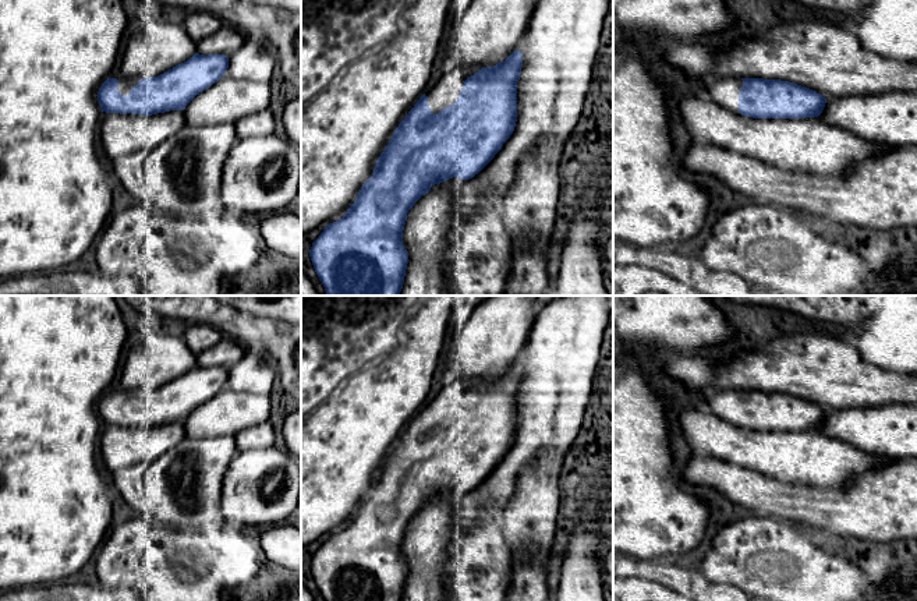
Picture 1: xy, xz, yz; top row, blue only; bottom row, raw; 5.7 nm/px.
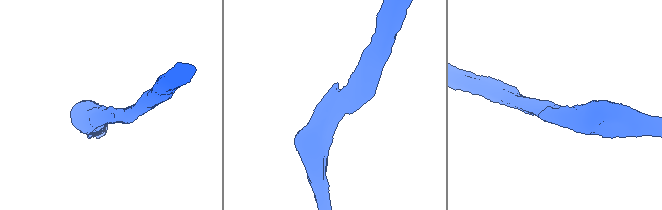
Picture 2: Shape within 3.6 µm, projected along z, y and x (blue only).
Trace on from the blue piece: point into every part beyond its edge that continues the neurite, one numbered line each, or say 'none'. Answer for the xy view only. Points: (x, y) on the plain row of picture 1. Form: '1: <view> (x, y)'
1: xy (124, 396)

